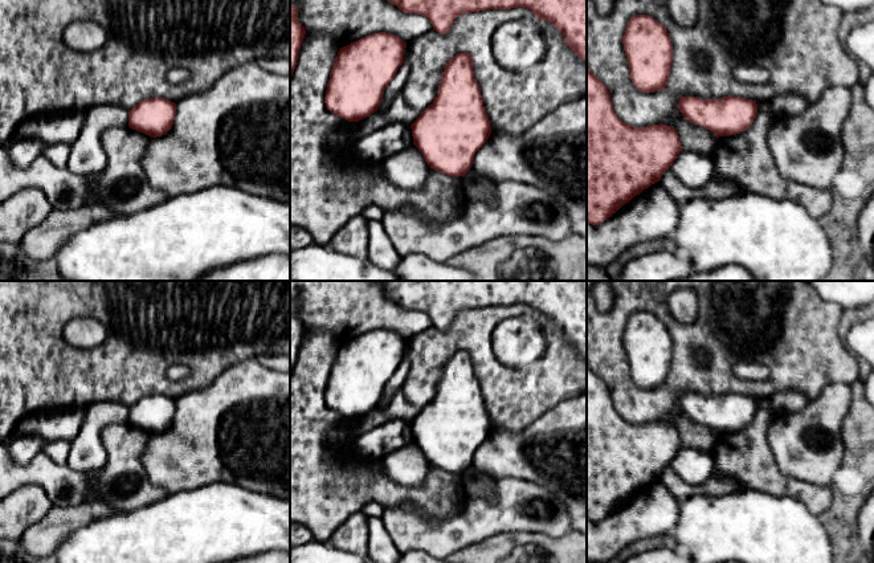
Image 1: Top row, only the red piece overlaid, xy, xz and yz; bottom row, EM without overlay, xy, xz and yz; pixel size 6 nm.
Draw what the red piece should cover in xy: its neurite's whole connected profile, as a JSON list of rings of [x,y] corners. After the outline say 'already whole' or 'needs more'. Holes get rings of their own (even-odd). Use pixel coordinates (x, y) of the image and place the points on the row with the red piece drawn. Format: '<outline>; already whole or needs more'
[[[147,98],[128,110],[128,127],[151,138],[166,135],[173,125],[176,103],[166,98]]]; already whole

